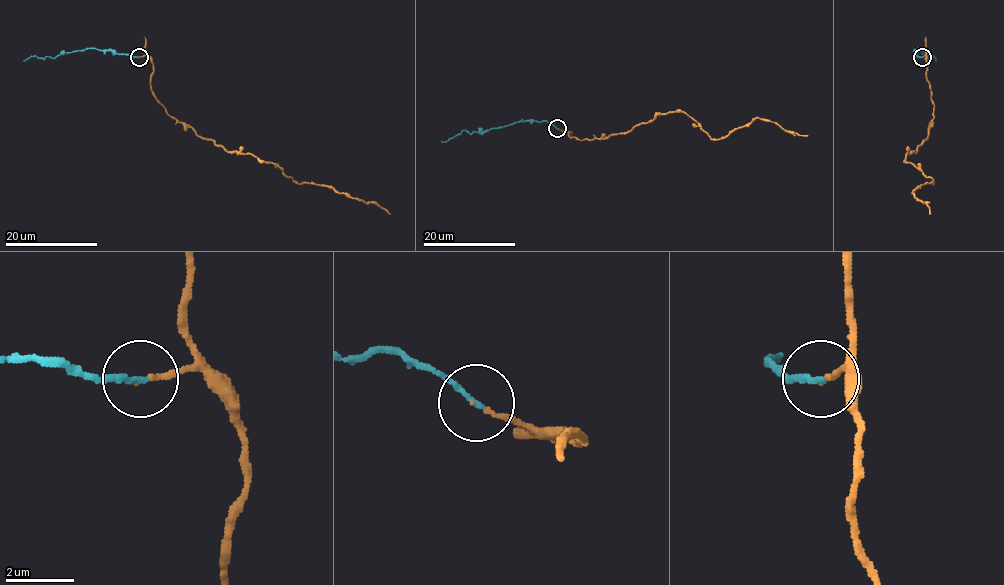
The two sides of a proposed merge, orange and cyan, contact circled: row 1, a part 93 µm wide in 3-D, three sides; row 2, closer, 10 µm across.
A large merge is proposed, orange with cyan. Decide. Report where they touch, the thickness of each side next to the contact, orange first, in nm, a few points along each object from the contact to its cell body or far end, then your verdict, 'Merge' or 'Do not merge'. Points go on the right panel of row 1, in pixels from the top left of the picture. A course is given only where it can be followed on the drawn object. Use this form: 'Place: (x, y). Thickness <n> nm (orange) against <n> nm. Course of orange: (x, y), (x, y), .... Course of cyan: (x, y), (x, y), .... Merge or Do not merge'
Place: (922, 57). Thickness 110 nm (orange) against 170 nm. Course of orange: (922, 57), (927, 63), (932, 126), (905, 161), (933, 180), (912, 192), (930, 214). Course of cyan: (922, 56), (915, 54), (916, 49), (919, 48), (927, 57), (924, 56), (933, 56), (935, 61). Merge

